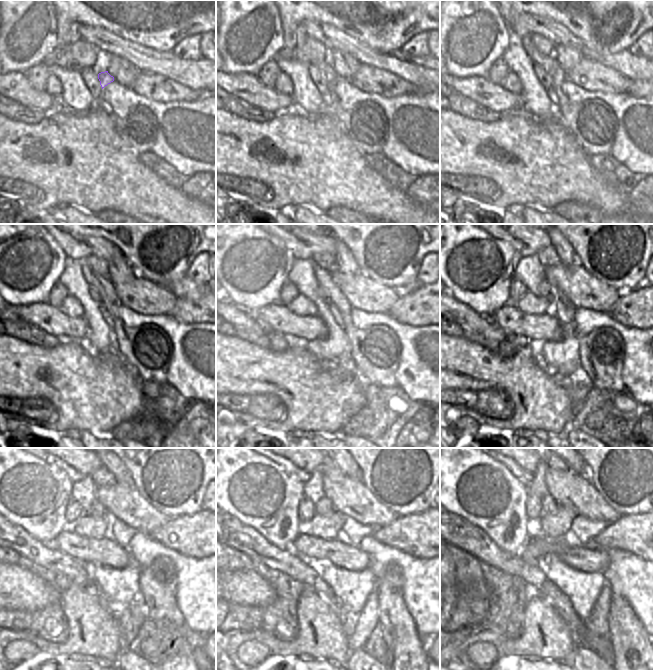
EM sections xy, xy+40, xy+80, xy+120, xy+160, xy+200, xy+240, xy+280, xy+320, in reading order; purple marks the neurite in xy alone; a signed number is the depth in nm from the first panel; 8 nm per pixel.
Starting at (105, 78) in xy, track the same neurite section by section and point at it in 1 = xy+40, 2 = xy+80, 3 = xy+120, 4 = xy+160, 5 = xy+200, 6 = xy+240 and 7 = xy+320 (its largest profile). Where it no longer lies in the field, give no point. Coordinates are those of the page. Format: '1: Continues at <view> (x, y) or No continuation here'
1: Continues at xy+40 (327, 70)
2: Continues at xy+80 (593, 123)
3: Continues at xy+120 (147, 348)
4: Continues at xy+160 (376, 349)
5: Continues at xy+200 (601, 351)
6: Continues at xy+240 (157, 583)
7: Continues at xy+320 (633, 647)

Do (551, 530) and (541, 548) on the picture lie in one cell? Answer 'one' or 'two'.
two

